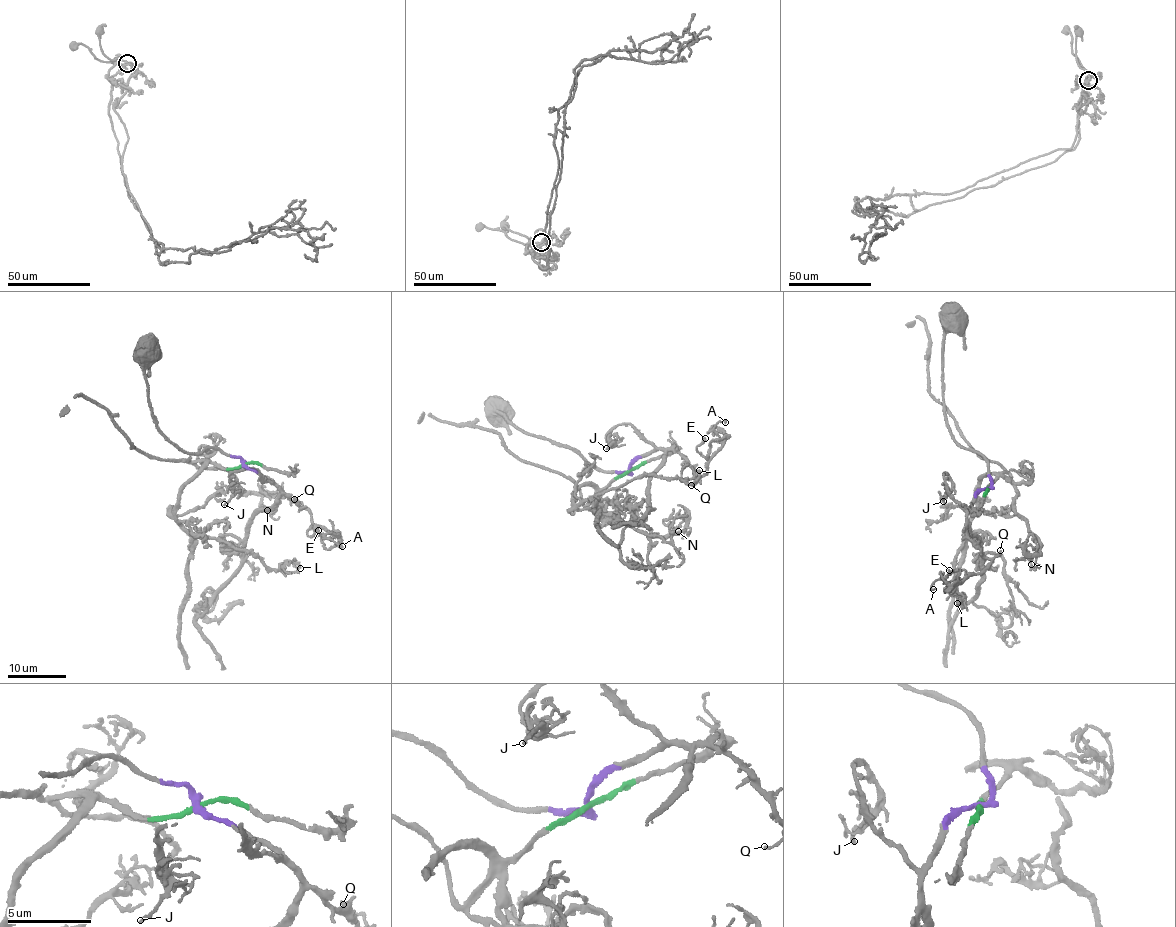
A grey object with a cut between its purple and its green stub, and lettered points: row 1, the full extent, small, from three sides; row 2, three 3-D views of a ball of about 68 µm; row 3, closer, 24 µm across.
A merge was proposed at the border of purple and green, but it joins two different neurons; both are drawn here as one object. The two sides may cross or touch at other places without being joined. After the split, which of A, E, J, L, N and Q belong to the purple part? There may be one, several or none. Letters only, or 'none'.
A, E, J, Q

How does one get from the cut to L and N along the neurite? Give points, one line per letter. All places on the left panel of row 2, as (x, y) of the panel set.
L: (243, 464), (203, 464), (185, 485), (175, 518), (192, 534), (251, 551), (272, 569), (300, 567)
N: (243, 464), (203, 465), (226, 469), (240, 489), (275, 495), (280, 504), (266, 510)

